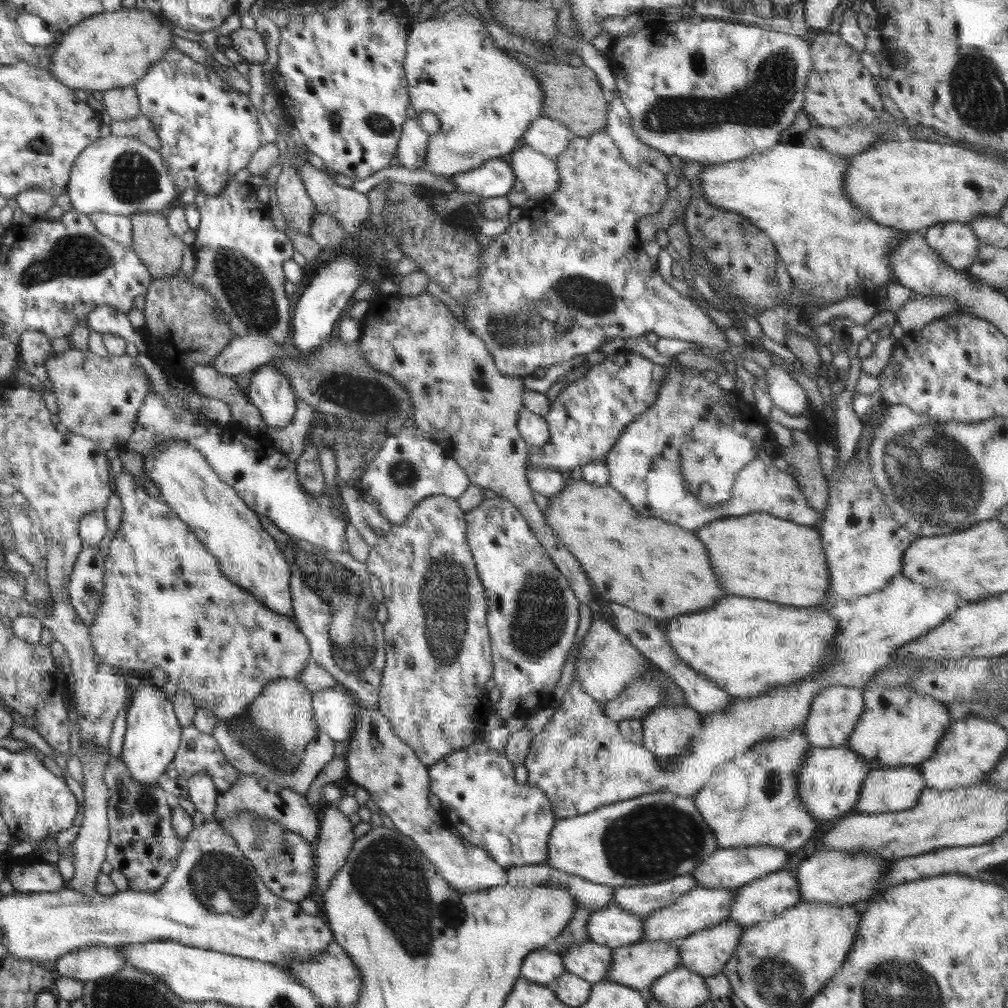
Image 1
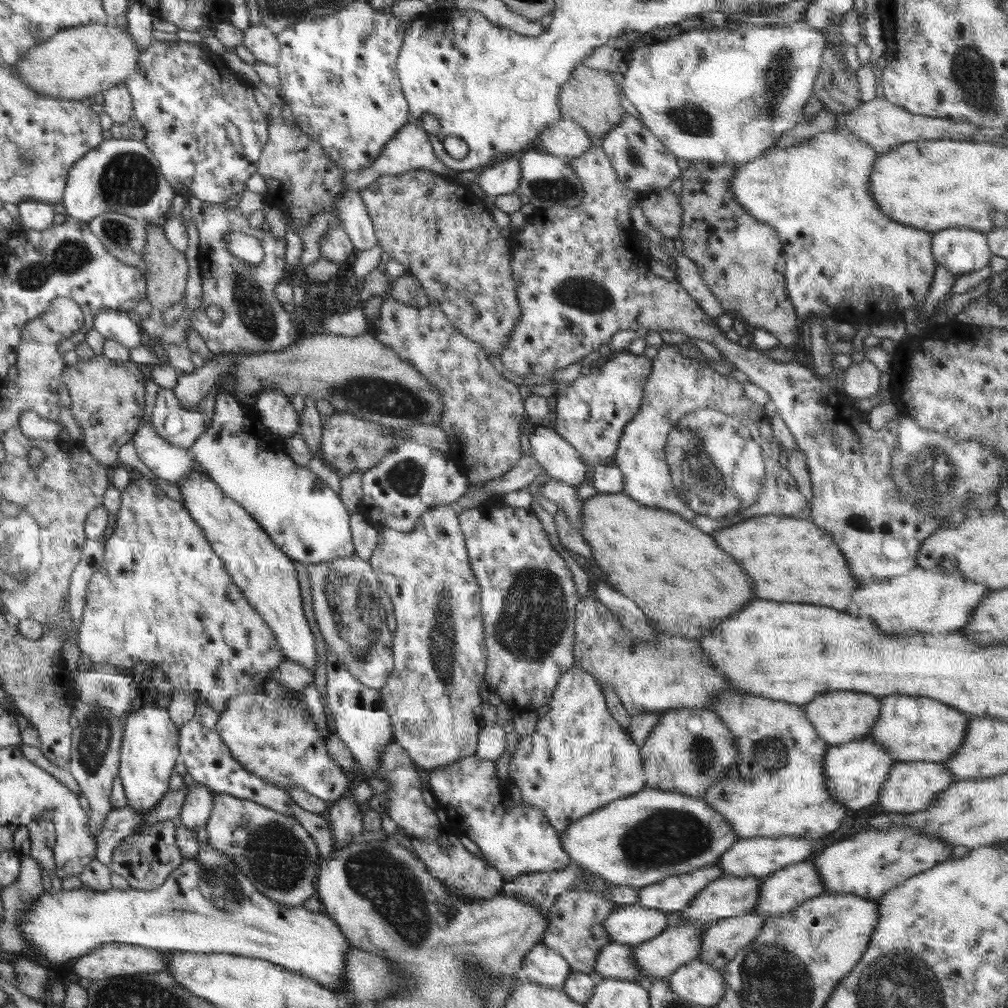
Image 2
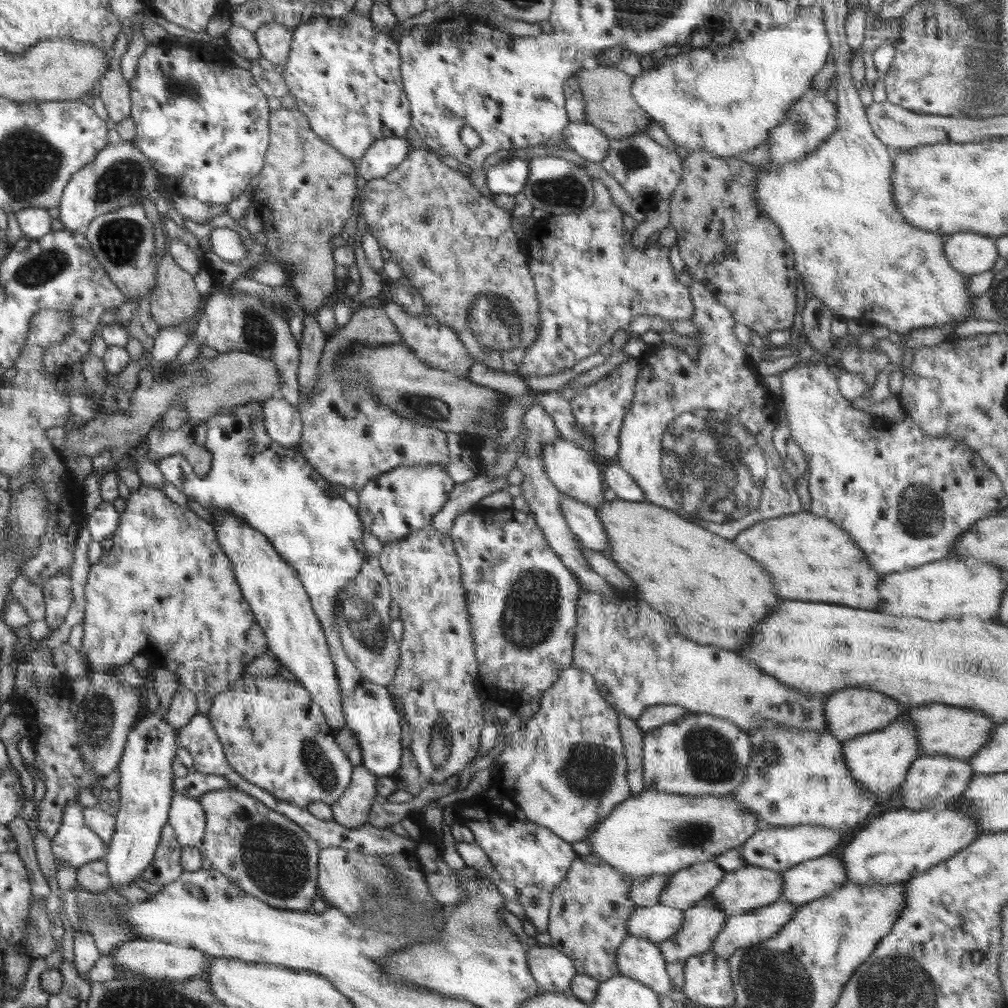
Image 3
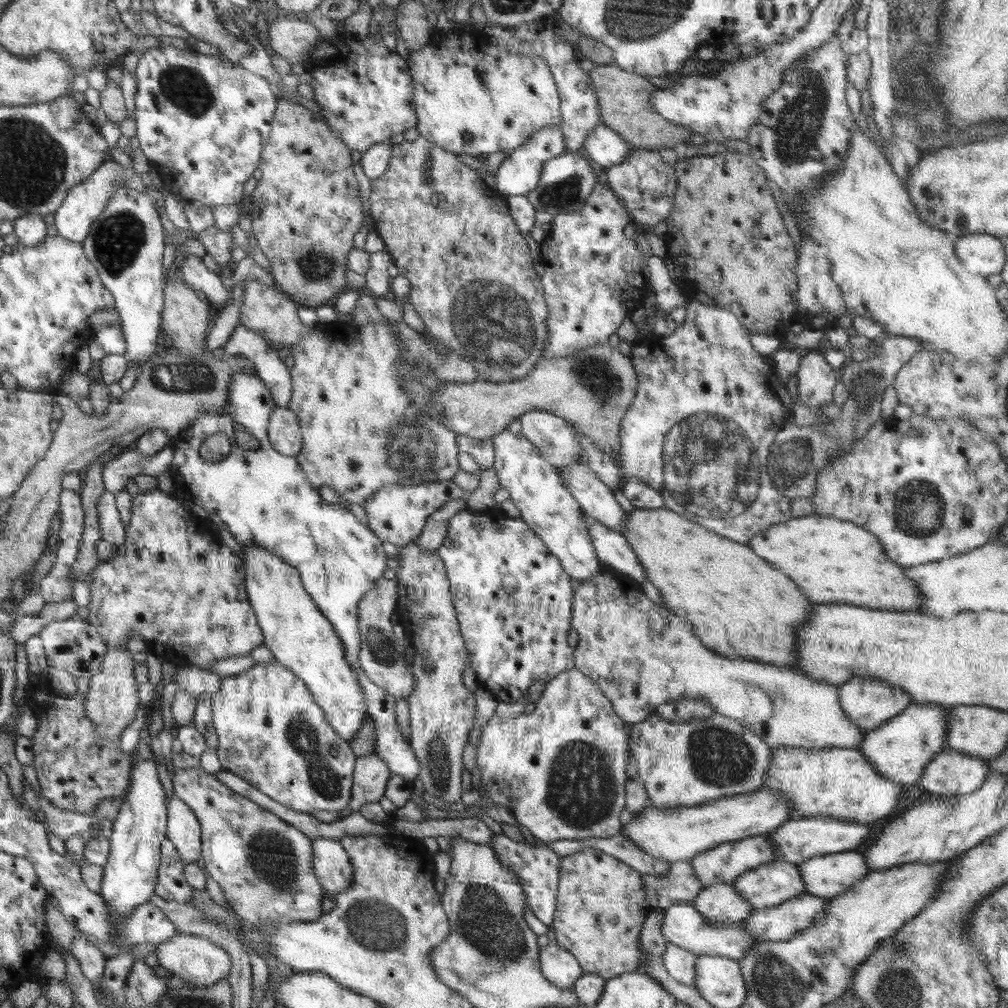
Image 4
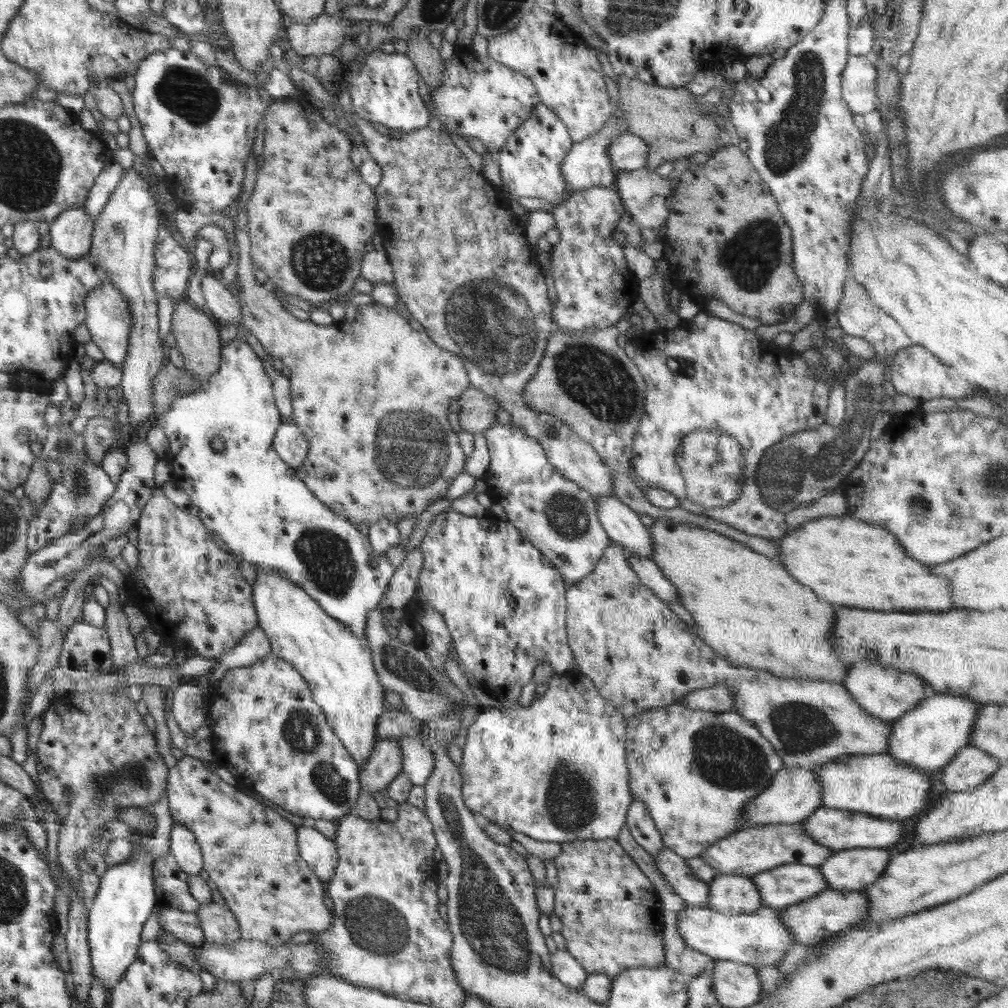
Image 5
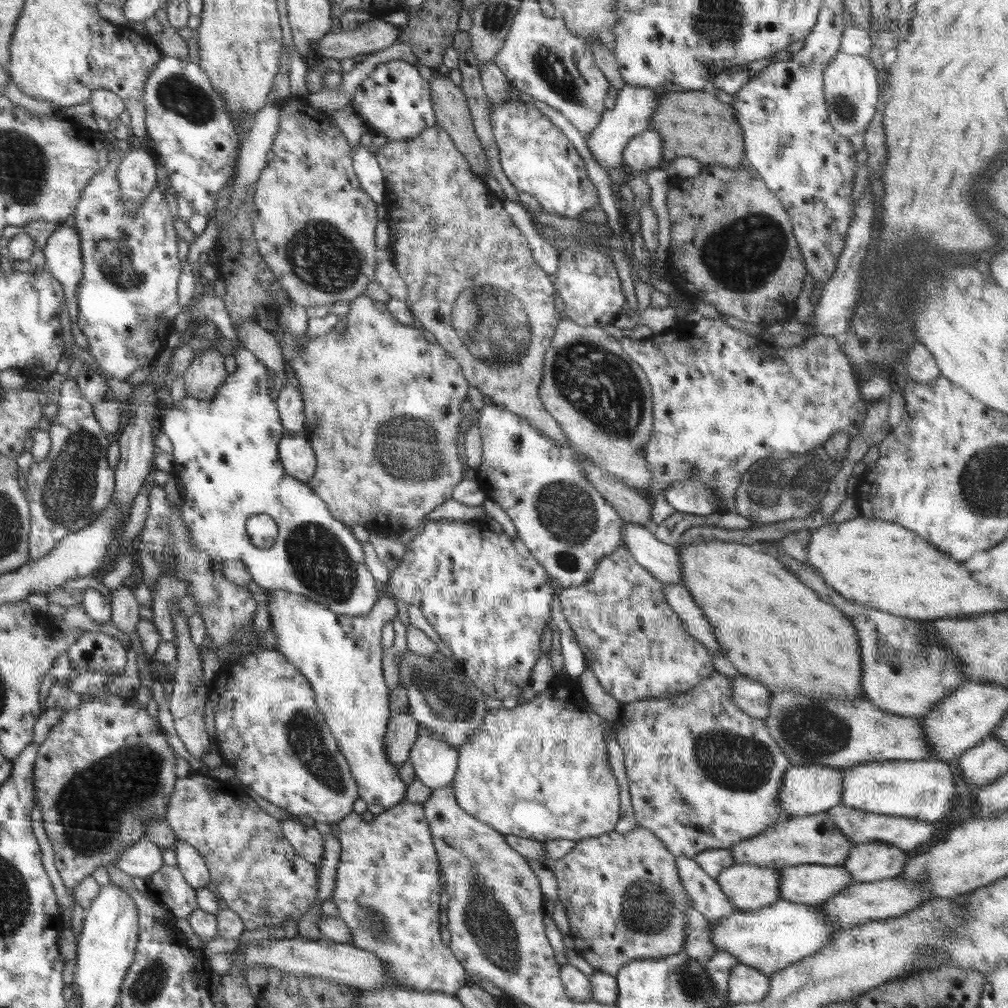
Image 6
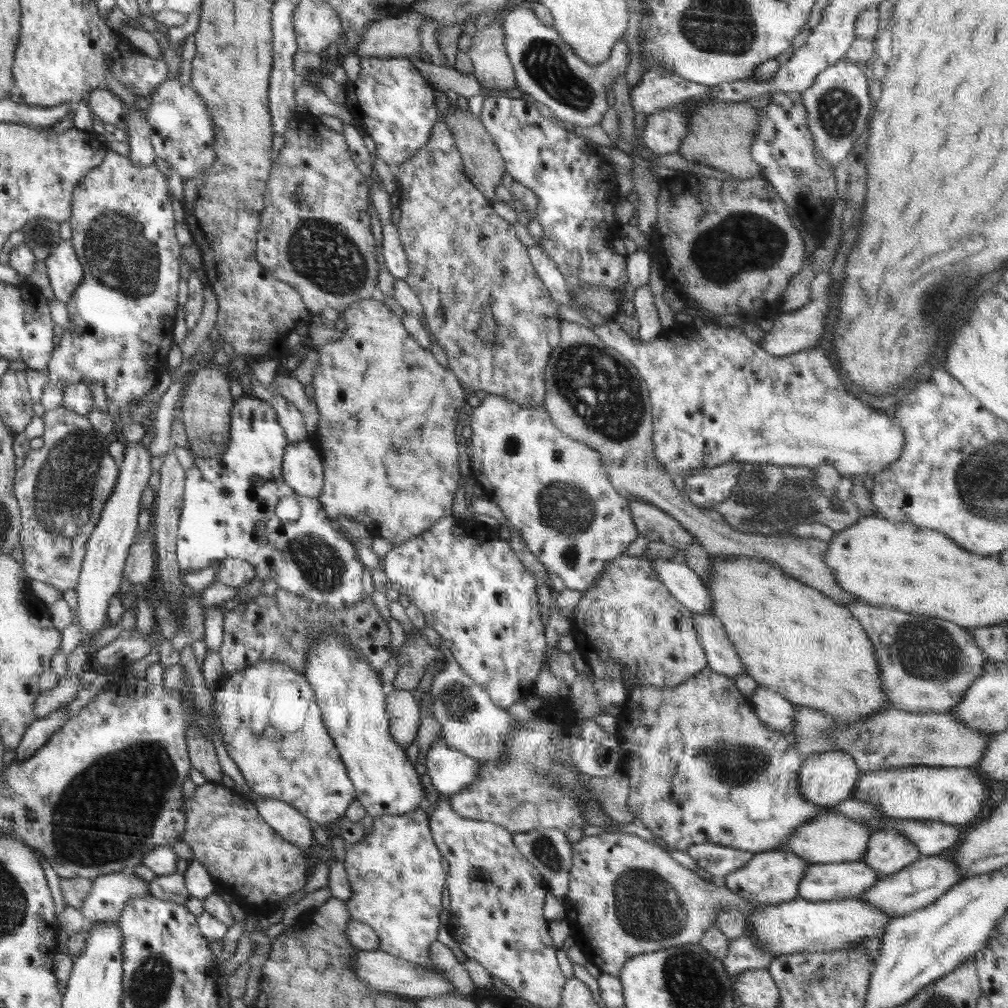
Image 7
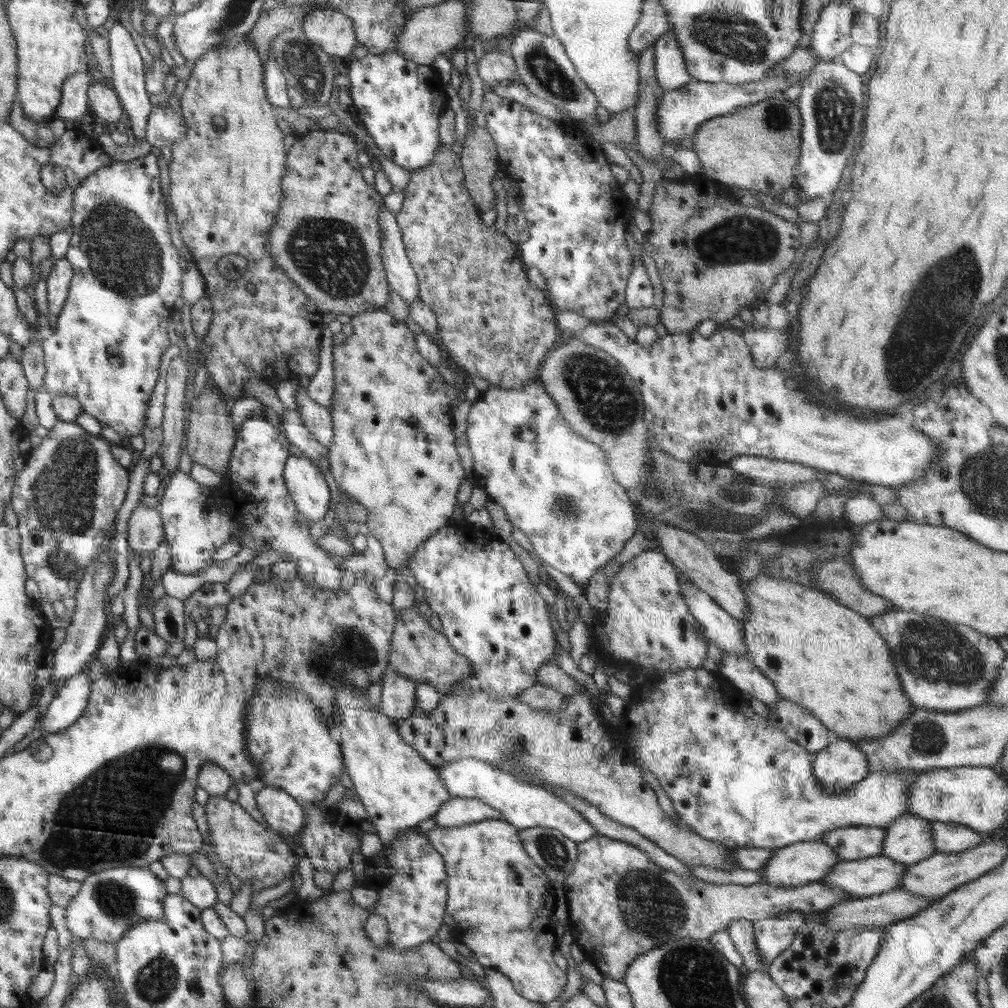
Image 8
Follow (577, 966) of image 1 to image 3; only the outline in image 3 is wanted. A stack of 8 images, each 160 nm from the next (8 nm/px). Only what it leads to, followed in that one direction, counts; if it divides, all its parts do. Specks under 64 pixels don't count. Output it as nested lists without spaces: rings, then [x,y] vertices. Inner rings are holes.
[[[629,936],[618,946],[616,965],[620,975],[638,980],[657,992],[666,994],[674,1001],[690,1001],[683,991],[676,991],[666,973],[666,960],[658,943]]]

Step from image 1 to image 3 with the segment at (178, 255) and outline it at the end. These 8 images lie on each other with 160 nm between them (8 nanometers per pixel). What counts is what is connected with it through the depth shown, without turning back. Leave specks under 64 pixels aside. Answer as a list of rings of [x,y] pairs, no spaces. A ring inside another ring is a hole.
[[[167,252],[166,256],[158,263],[157,283],[153,291],[149,294],[151,314],[154,322],[158,326],[165,327],[179,325],[180,323],[194,324],[196,320],[196,310],[198,310],[198,298],[200,294],[194,288],[194,280],[189,272],[181,267],[173,257]]]

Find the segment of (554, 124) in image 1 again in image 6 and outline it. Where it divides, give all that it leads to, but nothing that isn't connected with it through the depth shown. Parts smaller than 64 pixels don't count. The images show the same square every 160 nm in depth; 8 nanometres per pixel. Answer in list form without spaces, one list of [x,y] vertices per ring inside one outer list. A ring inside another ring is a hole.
[[[648,126],[633,136],[622,151],[623,165],[630,170],[649,171],[663,165],[663,144],[658,132]]]

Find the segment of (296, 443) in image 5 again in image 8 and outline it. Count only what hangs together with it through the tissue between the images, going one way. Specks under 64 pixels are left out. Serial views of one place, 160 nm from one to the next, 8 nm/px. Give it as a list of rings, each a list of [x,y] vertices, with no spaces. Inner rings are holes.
[[[289,456],[284,476],[297,511],[312,524],[323,520],[330,506],[331,491],[322,472],[308,457]]]

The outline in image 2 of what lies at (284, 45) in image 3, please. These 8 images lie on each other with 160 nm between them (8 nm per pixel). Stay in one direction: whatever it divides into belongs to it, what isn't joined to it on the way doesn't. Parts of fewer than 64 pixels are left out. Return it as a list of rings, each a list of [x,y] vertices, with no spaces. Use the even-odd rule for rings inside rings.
[[[262,24],[249,25],[244,28],[244,45],[258,61],[275,65],[280,62],[281,42],[277,40],[277,33],[273,33]]]

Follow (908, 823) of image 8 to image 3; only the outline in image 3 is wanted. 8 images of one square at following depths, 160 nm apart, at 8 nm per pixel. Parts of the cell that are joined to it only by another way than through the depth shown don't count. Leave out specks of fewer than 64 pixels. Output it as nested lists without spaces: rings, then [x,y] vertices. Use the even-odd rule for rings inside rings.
[[[838,856],[805,860],[781,873],[783,887],[779,900],[798,905],[822,898],[847,882],[845,866]]]

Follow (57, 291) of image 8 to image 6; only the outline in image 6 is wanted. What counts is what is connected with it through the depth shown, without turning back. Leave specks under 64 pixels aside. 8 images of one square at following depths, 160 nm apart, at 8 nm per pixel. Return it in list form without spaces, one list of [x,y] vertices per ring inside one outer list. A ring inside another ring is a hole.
[[[59,223],[43,248],[48,272],[52,273],[67,294],[68,312],[72,323],[78,323],[77,291],[84,278],[84,257],[80,237],[74,227]]]

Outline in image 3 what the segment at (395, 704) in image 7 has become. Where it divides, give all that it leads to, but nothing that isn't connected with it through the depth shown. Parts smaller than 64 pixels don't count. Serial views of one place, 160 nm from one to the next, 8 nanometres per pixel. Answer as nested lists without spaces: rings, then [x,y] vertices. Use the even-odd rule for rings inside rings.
[[[362,765],[353,768],[352,782],[338,802],[331,804],[333,820],[348,828],[358,828],[369,820],[377,795],[378,776]]]

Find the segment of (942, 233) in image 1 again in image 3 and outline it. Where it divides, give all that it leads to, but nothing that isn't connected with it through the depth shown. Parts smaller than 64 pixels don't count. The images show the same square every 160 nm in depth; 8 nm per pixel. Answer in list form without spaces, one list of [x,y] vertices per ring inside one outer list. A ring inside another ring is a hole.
[[[960,231],[949,235],[943,251],[950,266],[967,276],[989,271],[1000,258],[995,237],[975,232]]]

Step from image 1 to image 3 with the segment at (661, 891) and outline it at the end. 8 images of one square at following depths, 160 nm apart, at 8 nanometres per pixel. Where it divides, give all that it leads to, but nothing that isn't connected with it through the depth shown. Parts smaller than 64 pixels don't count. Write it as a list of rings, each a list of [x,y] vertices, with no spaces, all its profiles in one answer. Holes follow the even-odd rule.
[[[732,849],[708,862],[700,862],[676,871],[663,888],[659,904],[684,911],[691,909],[698,901],[707,897],[717,884],[720,884],[721,878],[726,873],[744,866],[746,864],[740,853]]]

